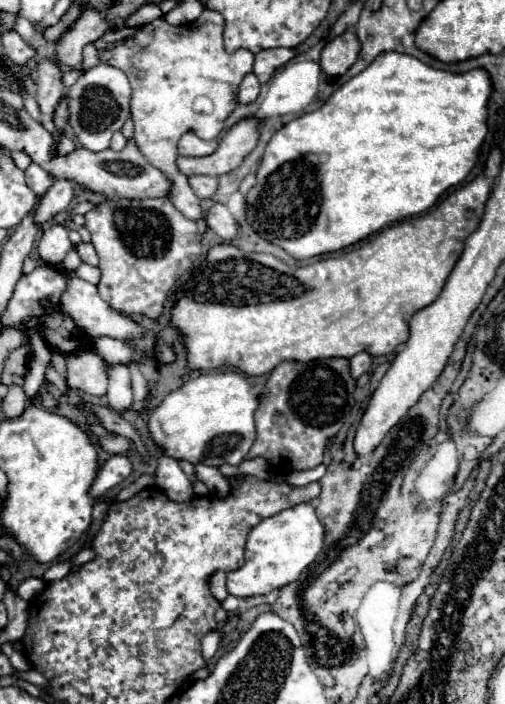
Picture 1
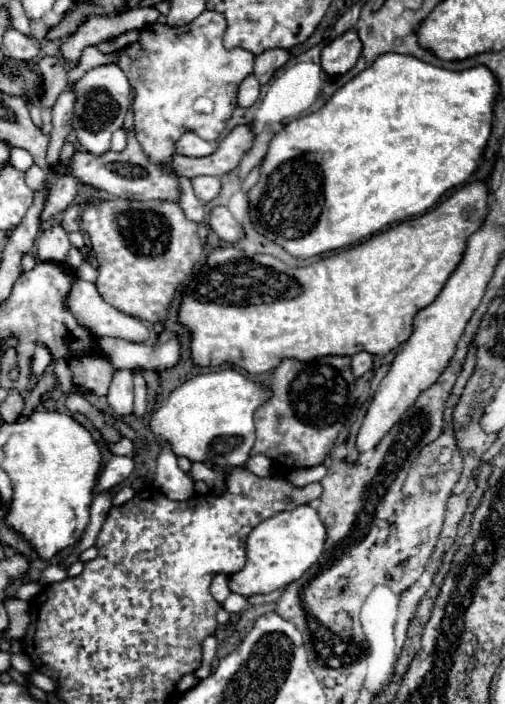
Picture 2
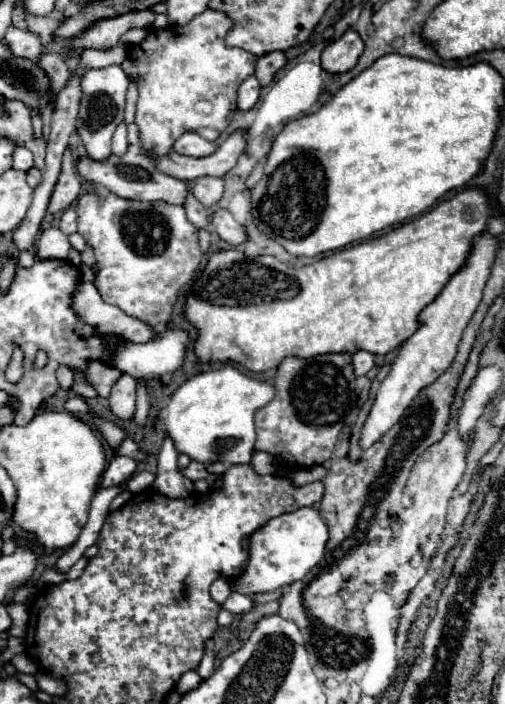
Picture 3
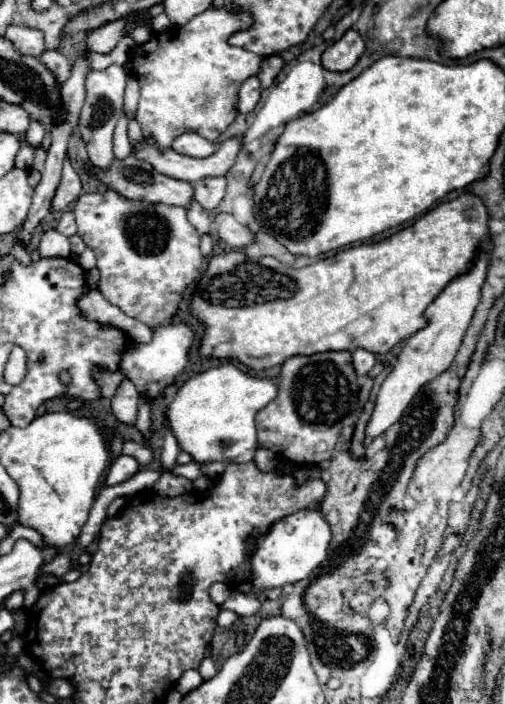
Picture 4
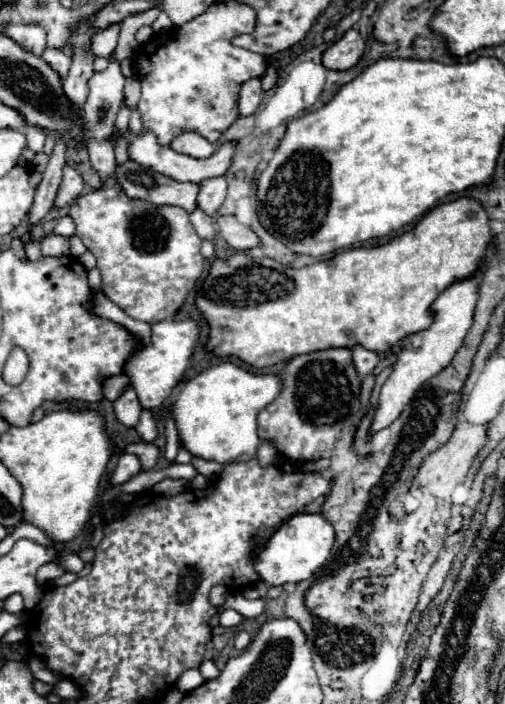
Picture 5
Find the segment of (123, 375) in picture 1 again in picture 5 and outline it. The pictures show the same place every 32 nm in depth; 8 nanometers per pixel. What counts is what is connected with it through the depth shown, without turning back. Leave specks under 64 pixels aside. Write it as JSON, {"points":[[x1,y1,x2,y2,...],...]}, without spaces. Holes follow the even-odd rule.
{"points":[[132,384,126,386,126,390,114,400,114,414,124,426,136,426,140,408,142,406,138,402,138,396,136,396,136,390,132,388]]}

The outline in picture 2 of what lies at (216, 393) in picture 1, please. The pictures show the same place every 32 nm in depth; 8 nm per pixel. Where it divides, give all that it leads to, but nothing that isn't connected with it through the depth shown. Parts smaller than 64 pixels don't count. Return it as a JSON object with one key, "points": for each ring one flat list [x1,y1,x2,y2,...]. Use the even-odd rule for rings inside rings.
{"points":[[238,370,206,372,176,388,164,404,150,416,150,430,158,442,170,444,176,456,208,466,242,466,254,446,254,410,270,398,268,388,260,388]]}

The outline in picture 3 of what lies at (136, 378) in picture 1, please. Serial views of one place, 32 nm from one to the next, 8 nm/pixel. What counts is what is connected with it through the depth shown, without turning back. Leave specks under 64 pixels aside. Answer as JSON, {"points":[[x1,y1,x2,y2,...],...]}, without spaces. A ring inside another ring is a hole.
{"points":[[136,380,136,412,134,418,138,424,144,424,148,418,148,394,146,394,146,384,144,380]]}

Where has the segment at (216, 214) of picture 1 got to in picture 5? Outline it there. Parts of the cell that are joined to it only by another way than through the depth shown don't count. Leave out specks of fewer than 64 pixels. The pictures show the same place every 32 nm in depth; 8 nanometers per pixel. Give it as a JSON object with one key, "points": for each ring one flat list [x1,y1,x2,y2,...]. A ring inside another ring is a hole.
{"points":[[218,216,216,220,218,234,234,248,234,250,248,250,260,244,258,236,244,224,240,224,234,216]]}

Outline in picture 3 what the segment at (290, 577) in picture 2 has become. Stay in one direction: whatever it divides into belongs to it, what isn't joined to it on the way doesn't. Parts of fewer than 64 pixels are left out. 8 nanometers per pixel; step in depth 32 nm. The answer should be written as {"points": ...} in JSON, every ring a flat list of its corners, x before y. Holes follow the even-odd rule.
{"points":[[312,506,298,508,296,512,280,514,264,528,258,528,250,536,250,558,244,572,232,582,232,588,240,594,258,594,258,592,272,592,282,586,288,586,300,578,304,578,312,566,316,566,326,548,328,528,322,522,318,510]]}

